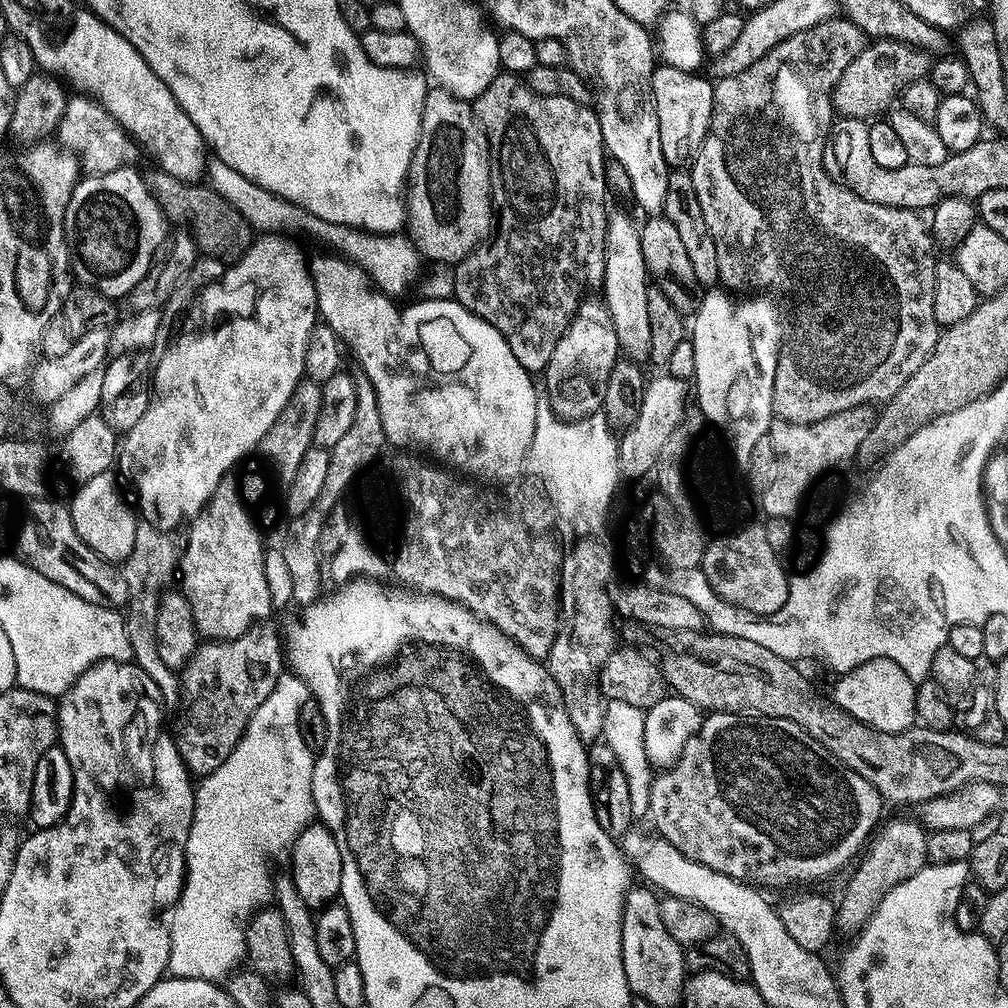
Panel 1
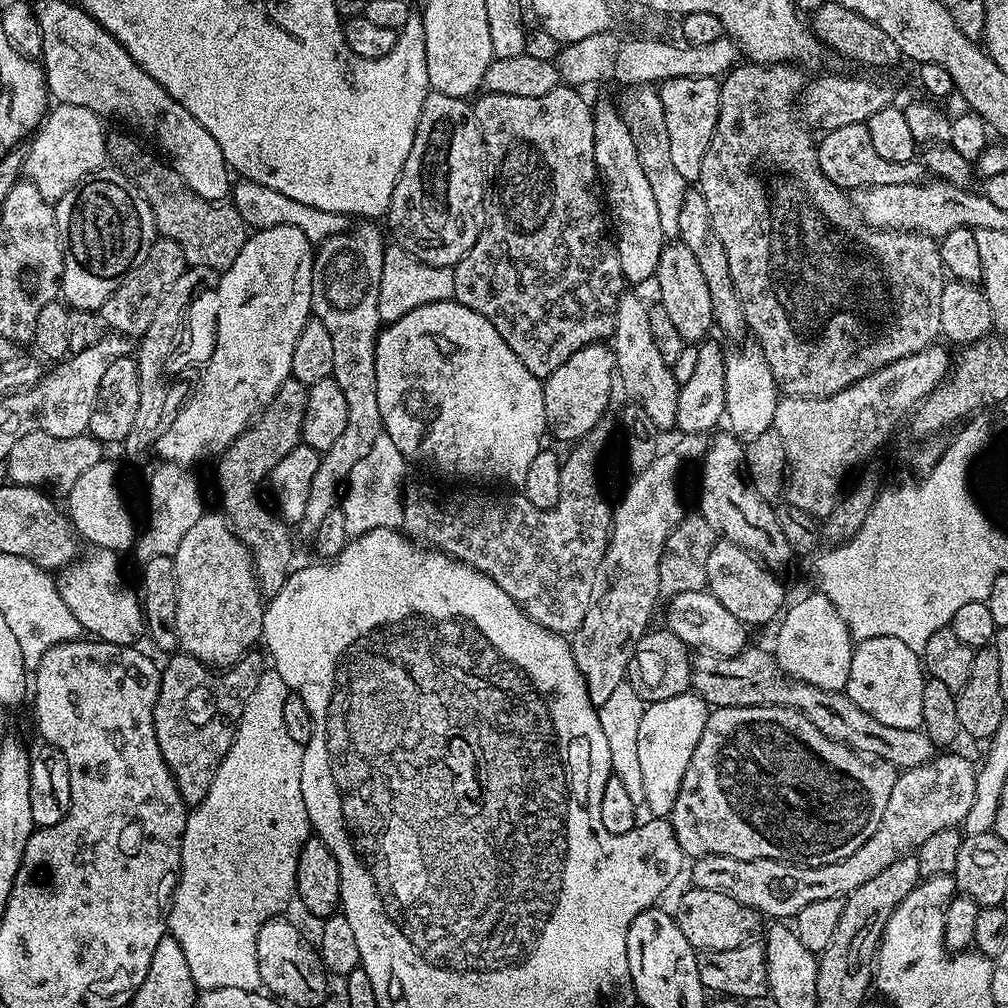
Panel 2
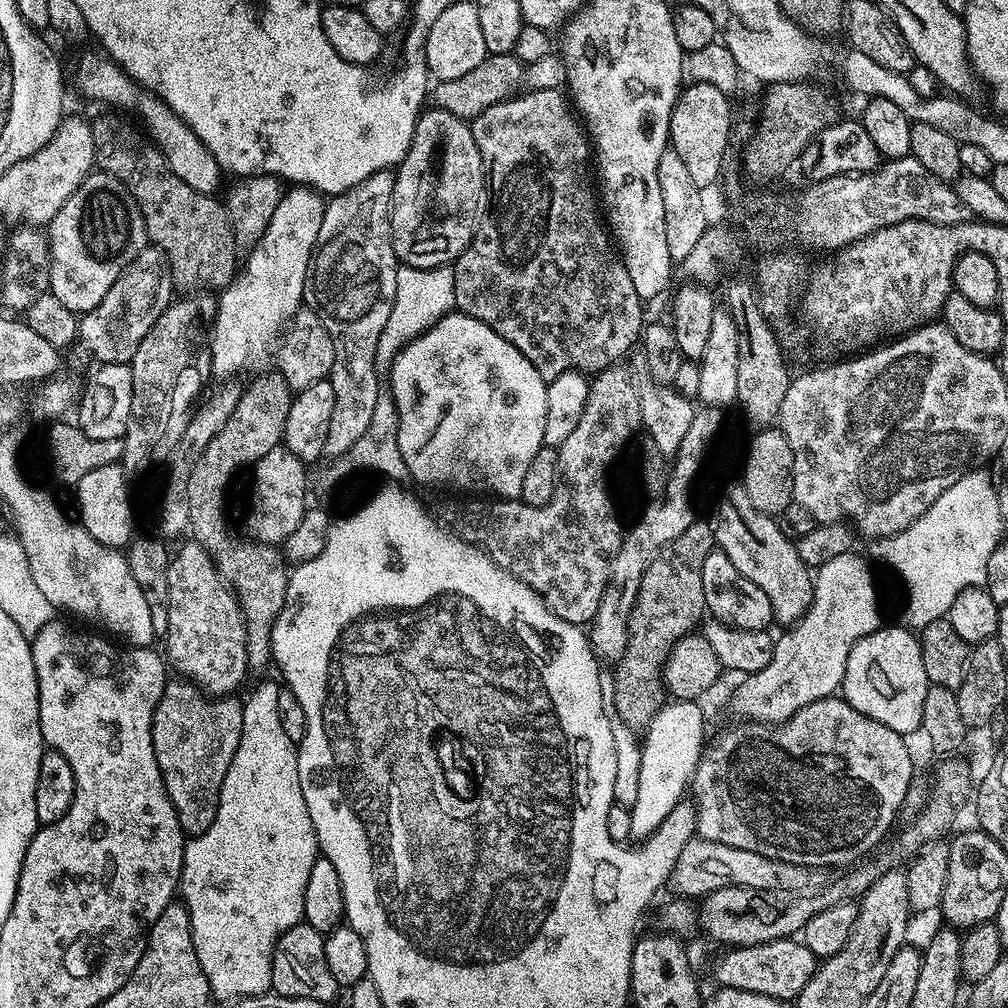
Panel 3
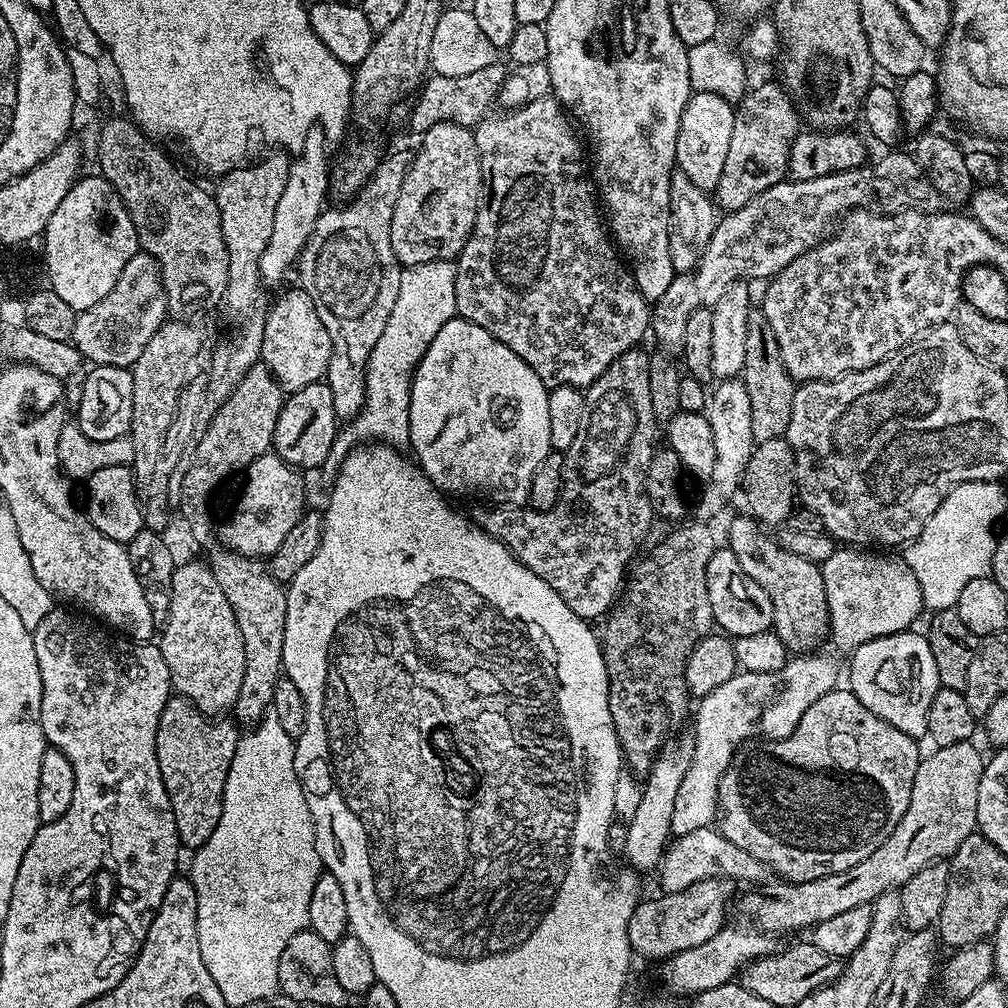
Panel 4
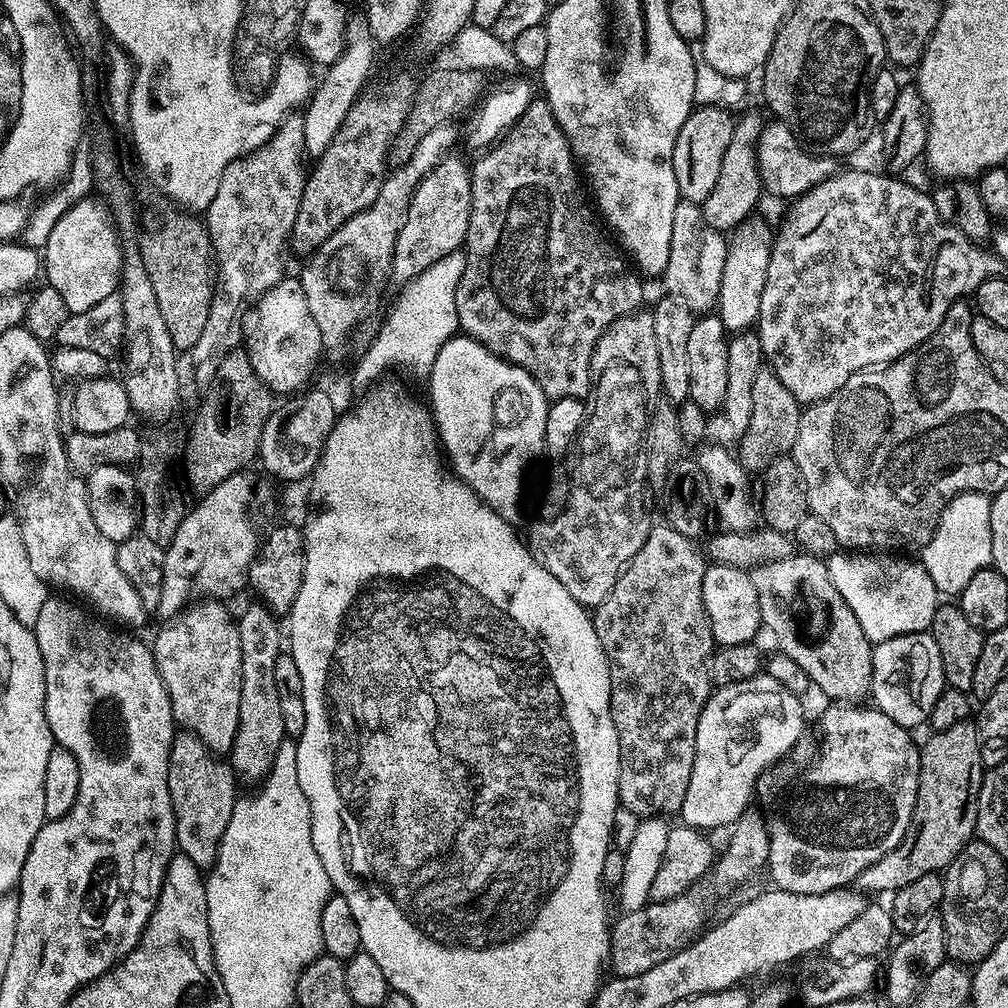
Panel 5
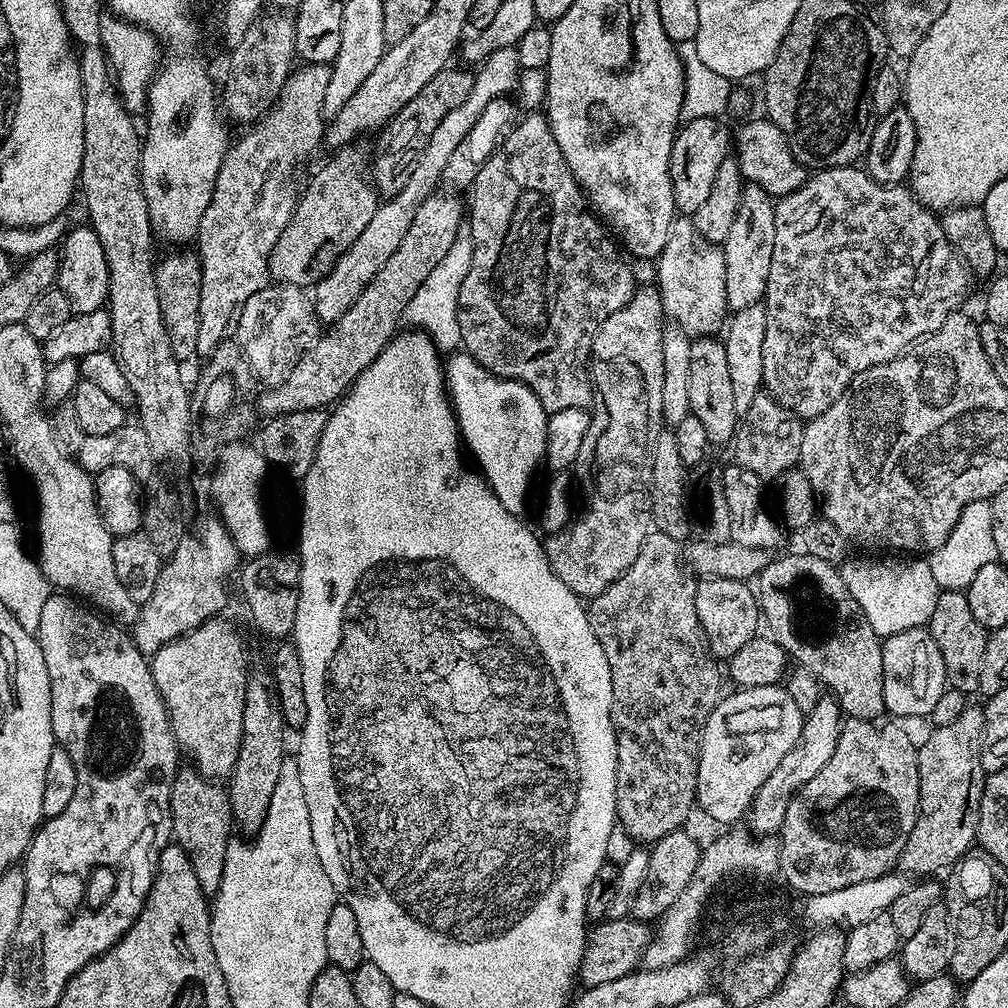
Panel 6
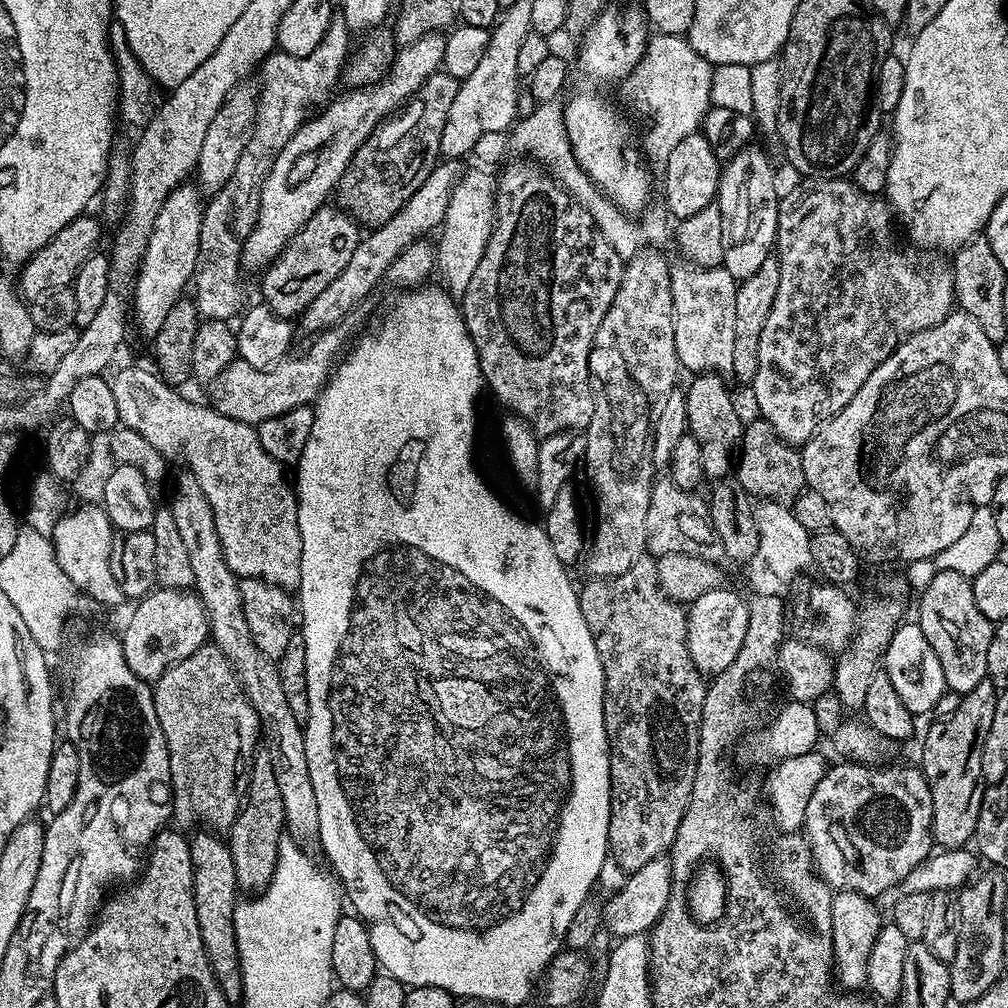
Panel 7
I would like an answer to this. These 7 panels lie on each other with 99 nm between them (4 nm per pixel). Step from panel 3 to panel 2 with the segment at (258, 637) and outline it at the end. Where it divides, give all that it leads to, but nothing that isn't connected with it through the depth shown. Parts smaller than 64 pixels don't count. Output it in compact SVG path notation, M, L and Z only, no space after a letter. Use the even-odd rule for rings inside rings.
M289 379L282 382L278 394L264 407L263 412L249 424L235 442L224 452L219 453L220 465L216 468L216 484L220 487L220 504L233 534L247 546L252 555L252 568L256 572L256 582L261 593L271 598L282 590L293 571L292 532L287 523L275 511L267 512L256 491L267 481L268 476L302 443L302 418L306 418L306 398L308 385Z

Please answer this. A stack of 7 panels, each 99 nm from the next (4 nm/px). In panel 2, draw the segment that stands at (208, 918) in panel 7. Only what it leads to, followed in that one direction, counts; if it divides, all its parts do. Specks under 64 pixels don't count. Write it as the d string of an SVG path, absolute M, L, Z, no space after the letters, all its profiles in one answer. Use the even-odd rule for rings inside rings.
M252 650L235 664L223 670L213 670L198 658L177 651L167 657L168 665L163 665L160 689L154 706L154 734L158 738L162 758L178 786L178 794L182 794L185 804L189 806L200 804L202 798L210 794L210 784L218 772L219 764L226 758L235 740L236 727L239 726L239 720L242 718L246 700L253 693L259 676L266 669L265 657L261 656L256 650Z

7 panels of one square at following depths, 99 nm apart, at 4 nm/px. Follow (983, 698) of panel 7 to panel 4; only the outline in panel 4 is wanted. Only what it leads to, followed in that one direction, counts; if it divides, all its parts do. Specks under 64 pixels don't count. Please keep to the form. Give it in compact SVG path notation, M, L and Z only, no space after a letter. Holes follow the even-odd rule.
M969 739L950 746L933 747L932 753L921 759L914 774L906 814L902 814L890 838L886 838L870 858L862 858L862 862L850 866L850 870L814 878L810 882L765 883L761 892L748 892L740 900L741 910L752 919L749 921L761 932L769 934L794 932L798 928L808 930L853 906L872 904L883 892L899 890L922 870L922 866L930 866L935 860L947 861L958 846L977 831L978 782L982 782L986 760L980 757L973 744Z

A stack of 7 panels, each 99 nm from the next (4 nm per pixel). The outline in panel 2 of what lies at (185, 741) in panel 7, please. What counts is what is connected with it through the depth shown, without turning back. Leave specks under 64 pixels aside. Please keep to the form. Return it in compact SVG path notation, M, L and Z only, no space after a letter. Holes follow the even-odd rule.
M212 510L205 511L203 516L190 526L182 546L175 554L176 589L178 590L178 642L179 651L198 658L209 666L231 666L247 656L252 644L264 634L265 597L256 582L256 572L252 568L252 555L248 548L232 532L223 515L215 516Z

